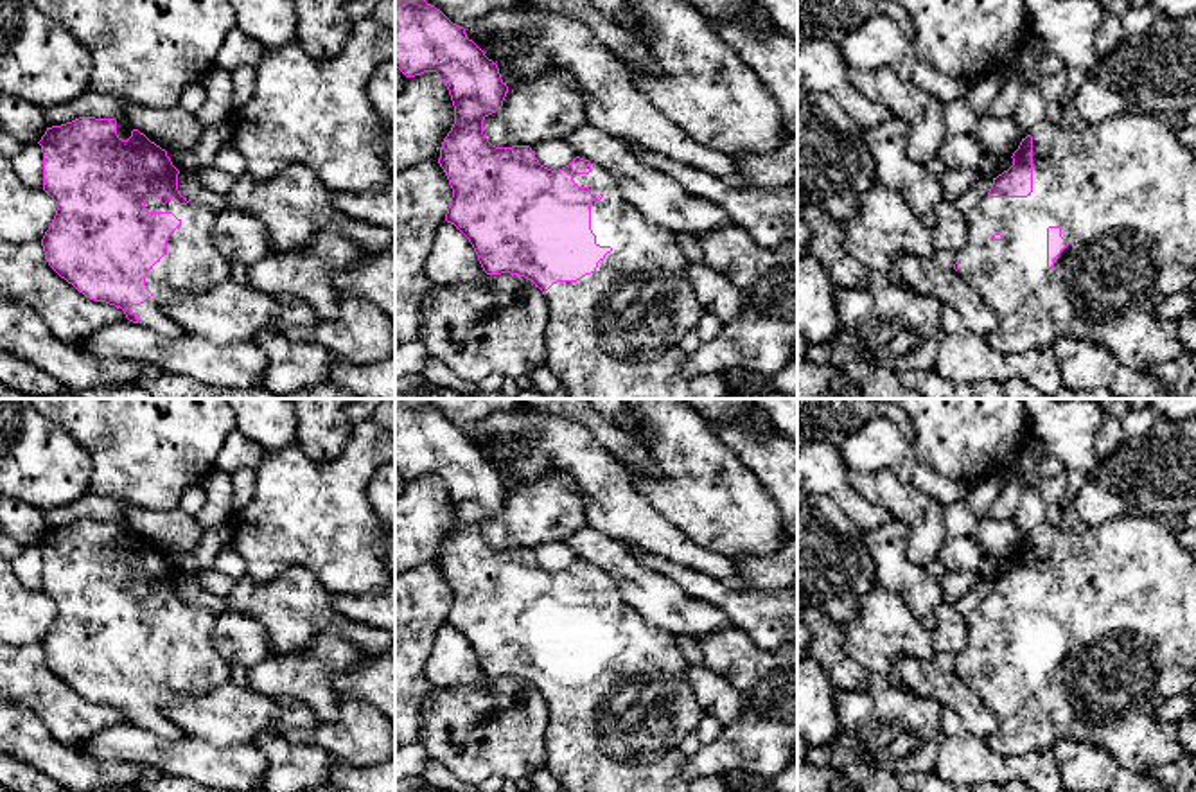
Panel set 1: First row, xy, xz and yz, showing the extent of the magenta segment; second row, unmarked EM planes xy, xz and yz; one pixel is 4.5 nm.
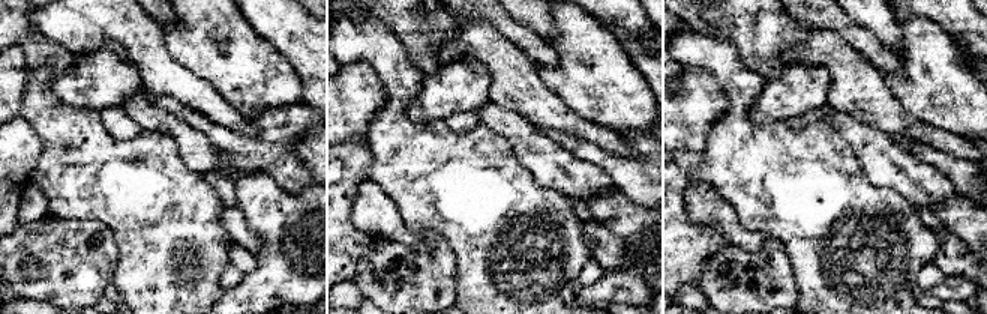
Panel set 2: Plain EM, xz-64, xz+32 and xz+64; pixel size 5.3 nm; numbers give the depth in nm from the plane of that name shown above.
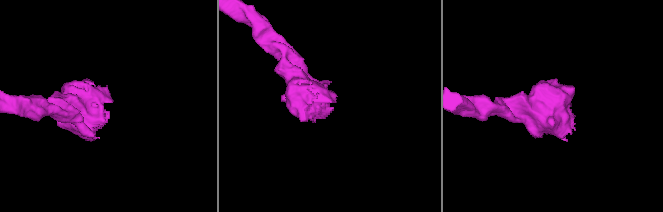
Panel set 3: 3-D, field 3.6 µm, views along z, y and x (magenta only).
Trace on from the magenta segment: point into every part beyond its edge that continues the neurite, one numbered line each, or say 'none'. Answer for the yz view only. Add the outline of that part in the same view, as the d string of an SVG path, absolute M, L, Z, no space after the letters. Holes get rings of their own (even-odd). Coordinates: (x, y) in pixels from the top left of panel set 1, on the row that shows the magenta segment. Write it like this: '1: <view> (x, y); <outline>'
1: yz (1123, 191); M1027 81L1015 108L1013 119L1020 128L1022 138L1033 136L1033 192L1027 198L984 198L972 210L964 212L968 226L966 244L955 251L957 273L984 298L997 316L997 329L986 338L1000 354L1022 354L1034 348L1051 348L1056 339L1081 339L1108 348L1122 365L1144 372L1156 363L1182 356L1183 343L1178 336L1180 318L1160 316L1156 309L1169 295L1196 295L1196 153L1180 144L1176 122L1148 111L1126 110L1097 124L1088 124L1085 131L1074 131L1065 119L1052 122L1049 101L1038 84ZM1060 226L1061 237L1068 246L1054 259L1054 268L1047 268L1047 228Z

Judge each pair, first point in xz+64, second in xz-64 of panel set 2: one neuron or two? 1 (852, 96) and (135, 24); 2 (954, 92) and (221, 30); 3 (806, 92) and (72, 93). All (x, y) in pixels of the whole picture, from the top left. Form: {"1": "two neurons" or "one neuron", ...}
{"1": "one neuron", "2": "one neuron", "3": "one neuron"}

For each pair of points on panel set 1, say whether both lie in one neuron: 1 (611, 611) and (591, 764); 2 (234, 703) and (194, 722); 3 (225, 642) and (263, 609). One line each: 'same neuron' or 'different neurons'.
1: same neuron
2: same neuron
3: different neurons

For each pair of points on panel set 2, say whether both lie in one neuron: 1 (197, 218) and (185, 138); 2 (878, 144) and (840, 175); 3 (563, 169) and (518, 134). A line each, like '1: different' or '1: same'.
1: different
2: different
3: same

